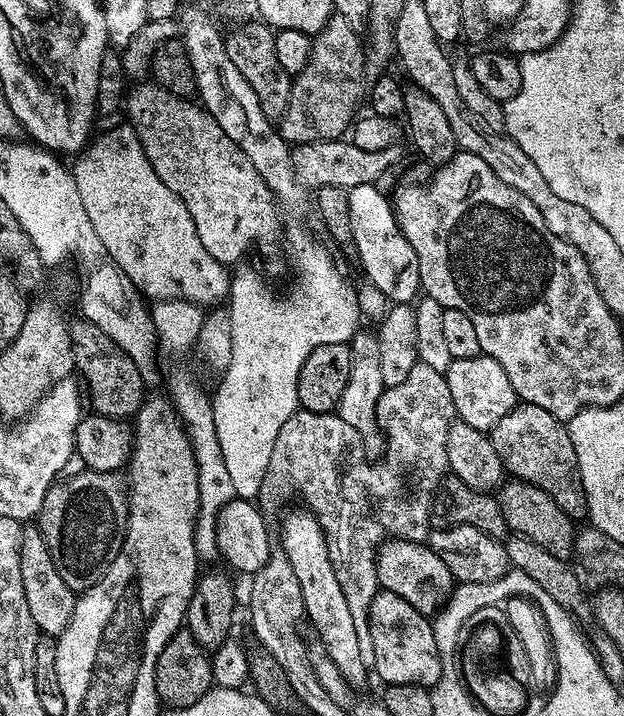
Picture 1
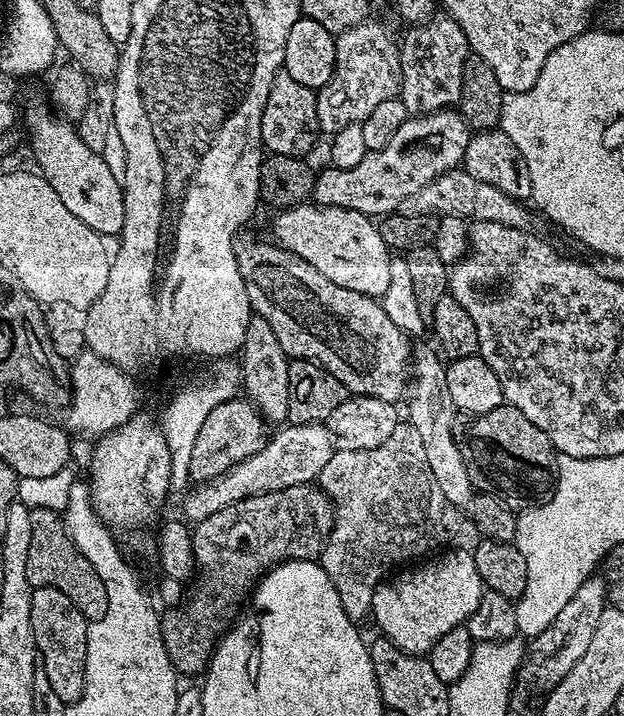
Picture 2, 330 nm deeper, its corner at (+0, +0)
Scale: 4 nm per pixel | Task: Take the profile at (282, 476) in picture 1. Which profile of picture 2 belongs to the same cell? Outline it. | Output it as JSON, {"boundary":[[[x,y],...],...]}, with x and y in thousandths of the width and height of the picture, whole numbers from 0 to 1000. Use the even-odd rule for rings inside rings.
{"boundary":[[[659,589],[636,592],[631,606],[599,628],[546,624],[534,630],[529,645],[516,651],[510,680],[530,696],[538,716],[532,743],[510,786],[522,796],[529,813],[535,813],[535,824],[542,824],[542,835],[548,835],[548,852],[572,869],[595,856],[599,824],[630,795],[675,781],[696,767],[700,770],[723,761],[718,758],[740,740],[742,714],[728,708],[702,684],[676,623],[676,610]]]}

